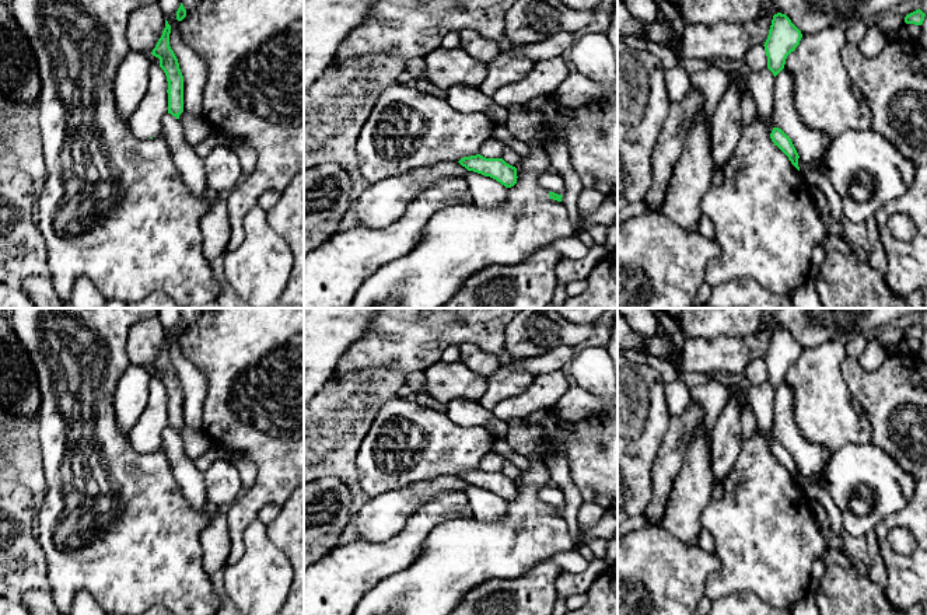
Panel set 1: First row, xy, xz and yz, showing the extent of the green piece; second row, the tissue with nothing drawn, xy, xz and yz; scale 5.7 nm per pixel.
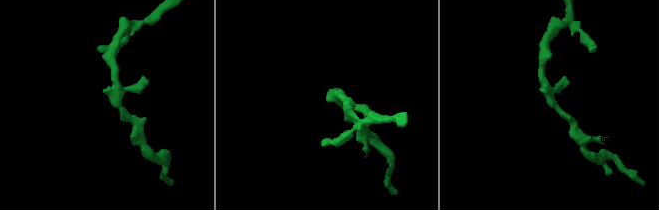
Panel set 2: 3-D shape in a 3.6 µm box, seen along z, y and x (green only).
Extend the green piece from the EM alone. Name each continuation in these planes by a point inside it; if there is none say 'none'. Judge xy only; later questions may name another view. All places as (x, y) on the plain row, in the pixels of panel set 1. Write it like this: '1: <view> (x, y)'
1: xy (146, 434)

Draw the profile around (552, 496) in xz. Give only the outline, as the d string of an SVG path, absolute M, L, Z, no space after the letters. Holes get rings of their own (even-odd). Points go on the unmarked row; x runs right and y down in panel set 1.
M550 486L542 488L538 490L538 496L548 506L555 506L562 510L566 506L564 493L559 488L550 488Z

